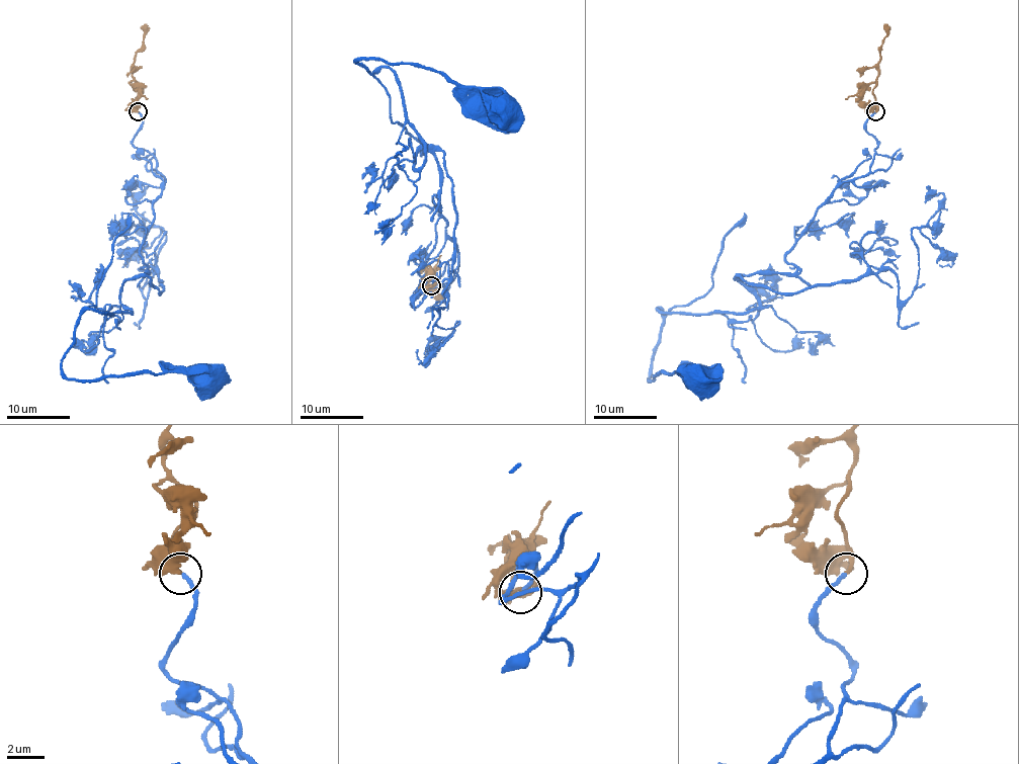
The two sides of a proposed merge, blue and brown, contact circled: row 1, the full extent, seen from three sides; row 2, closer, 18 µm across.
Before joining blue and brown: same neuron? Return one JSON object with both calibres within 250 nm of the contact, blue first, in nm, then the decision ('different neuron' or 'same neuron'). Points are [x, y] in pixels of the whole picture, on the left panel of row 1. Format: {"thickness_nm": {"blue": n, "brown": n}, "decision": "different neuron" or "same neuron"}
{"thickness_nm": {"blue": 180, "brown": 190}, "decision": "same neuron"}

